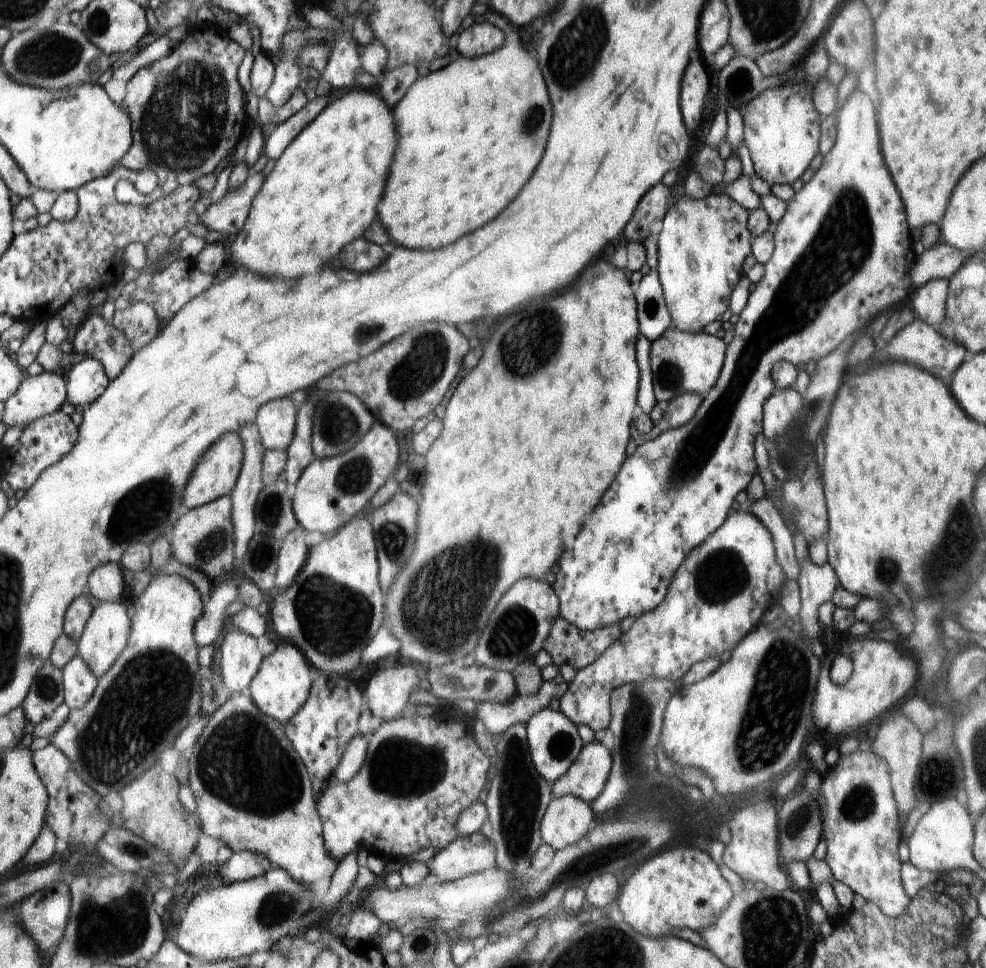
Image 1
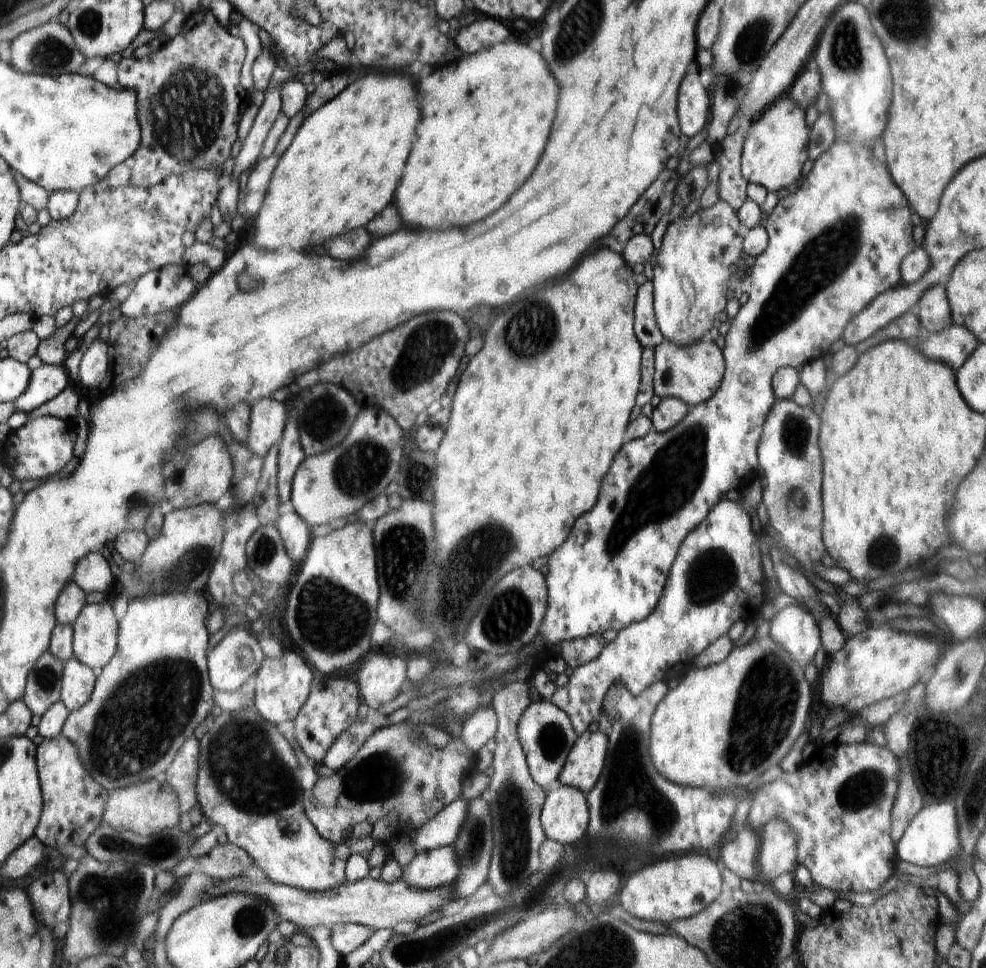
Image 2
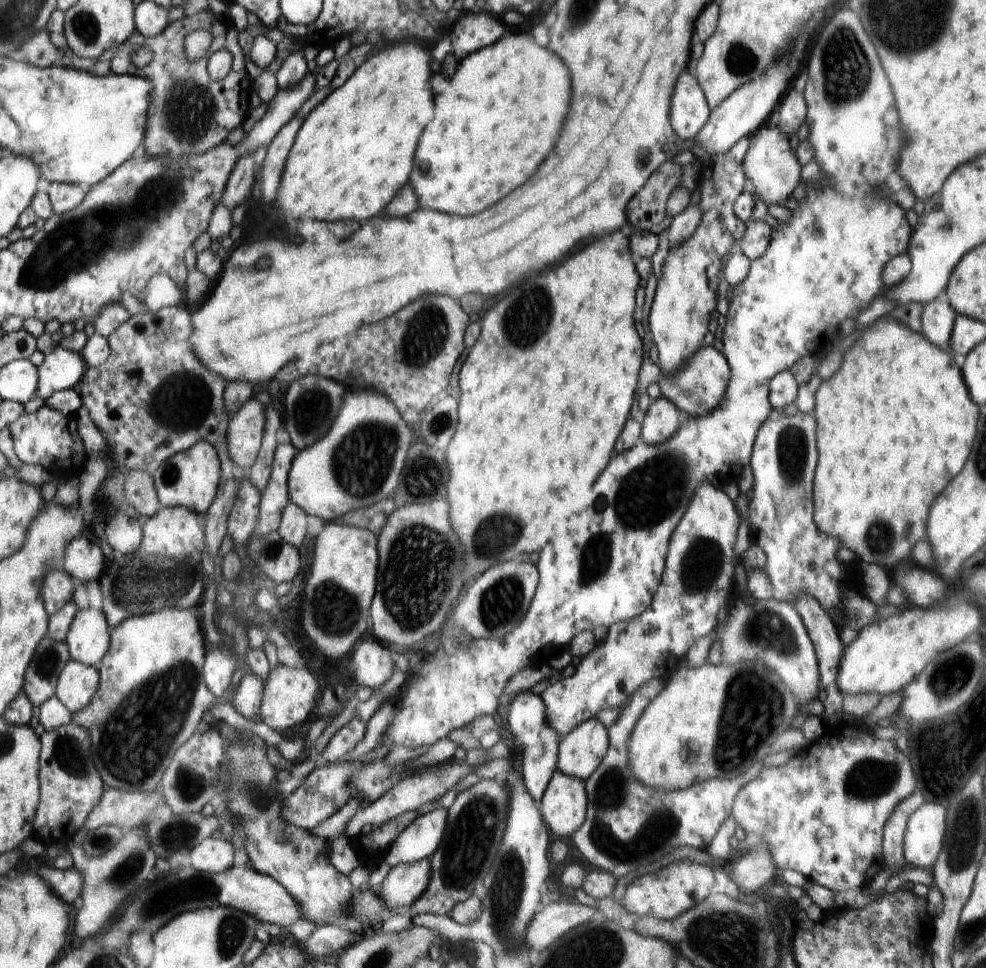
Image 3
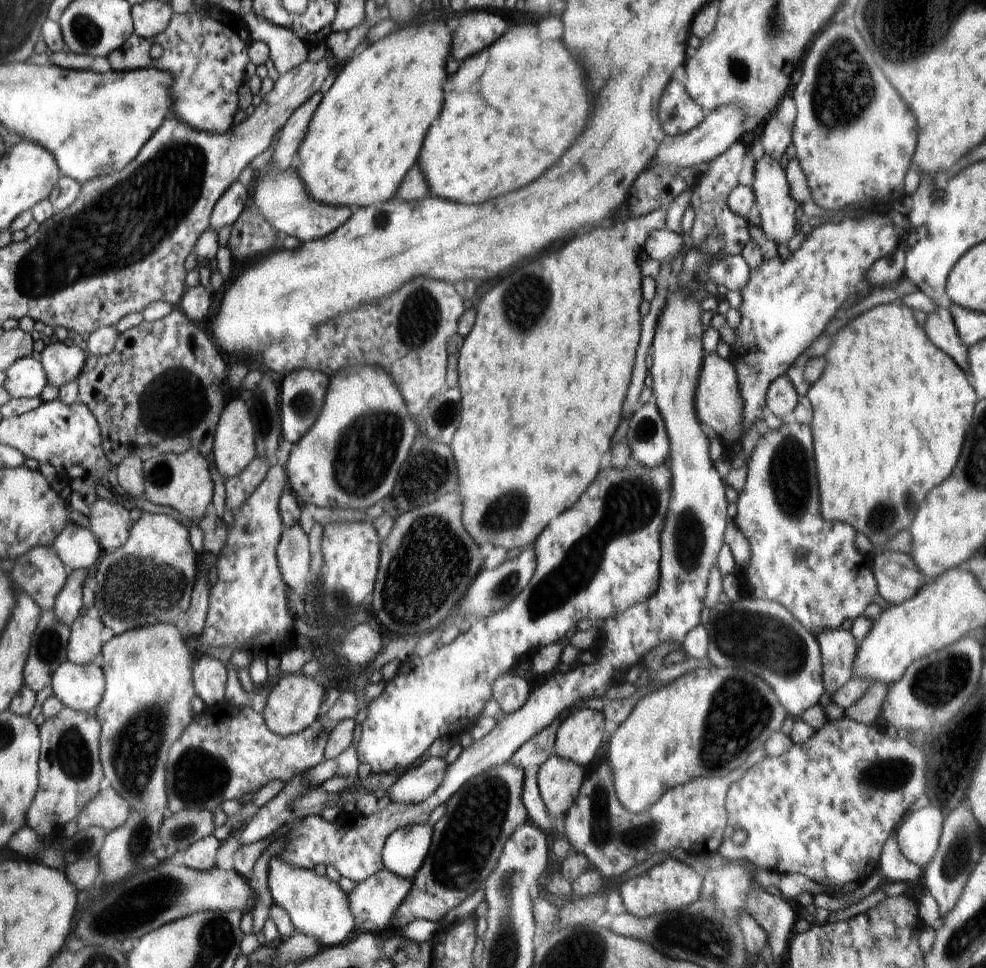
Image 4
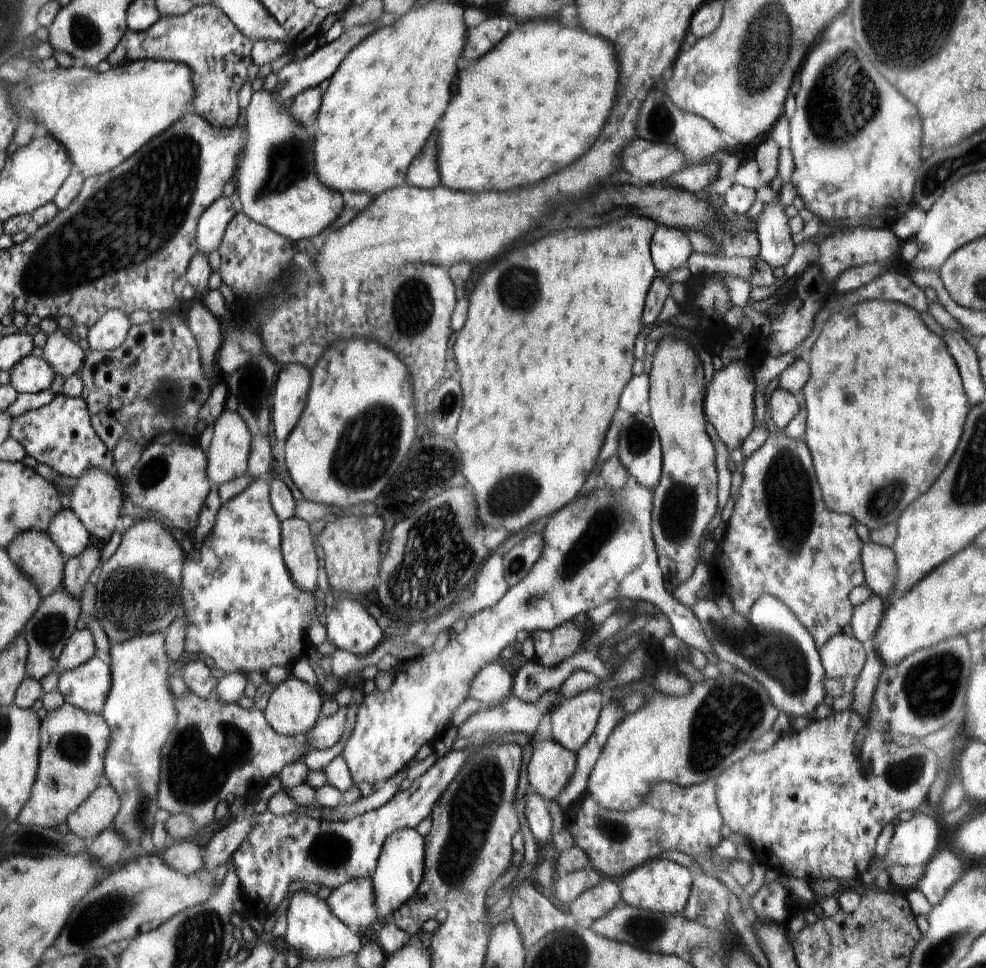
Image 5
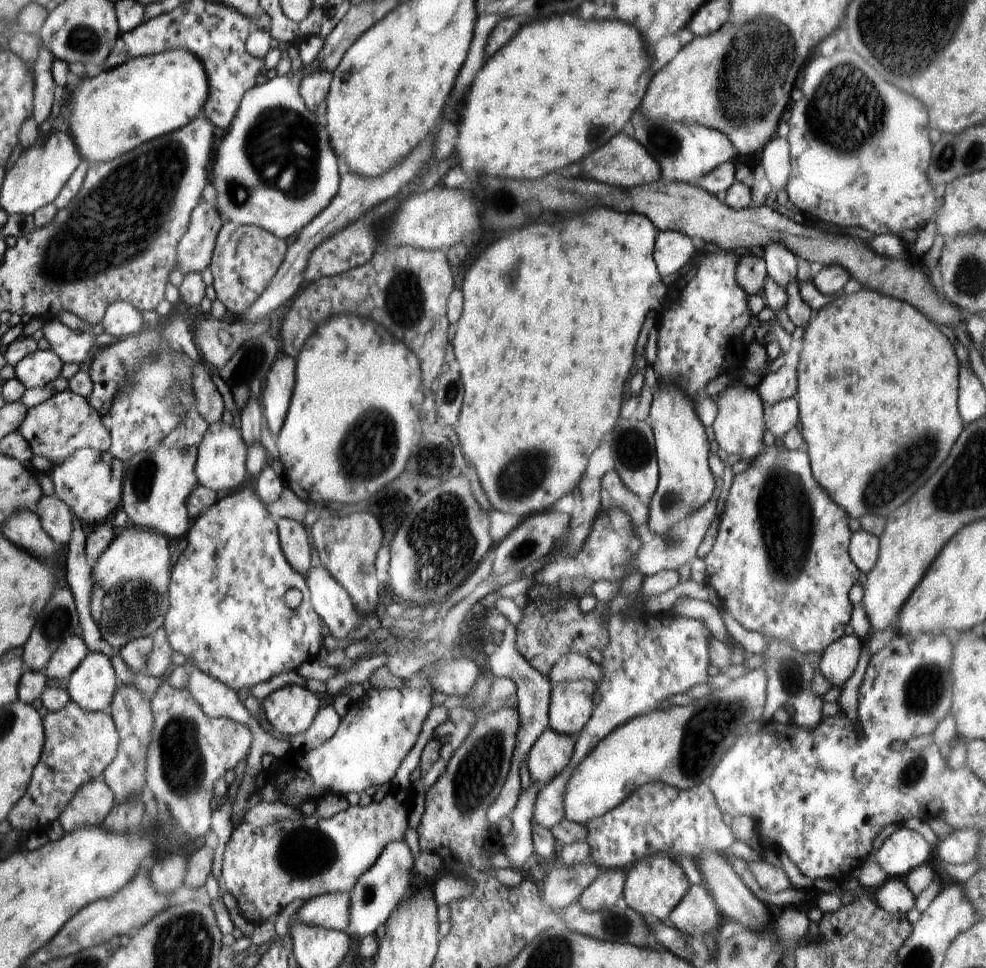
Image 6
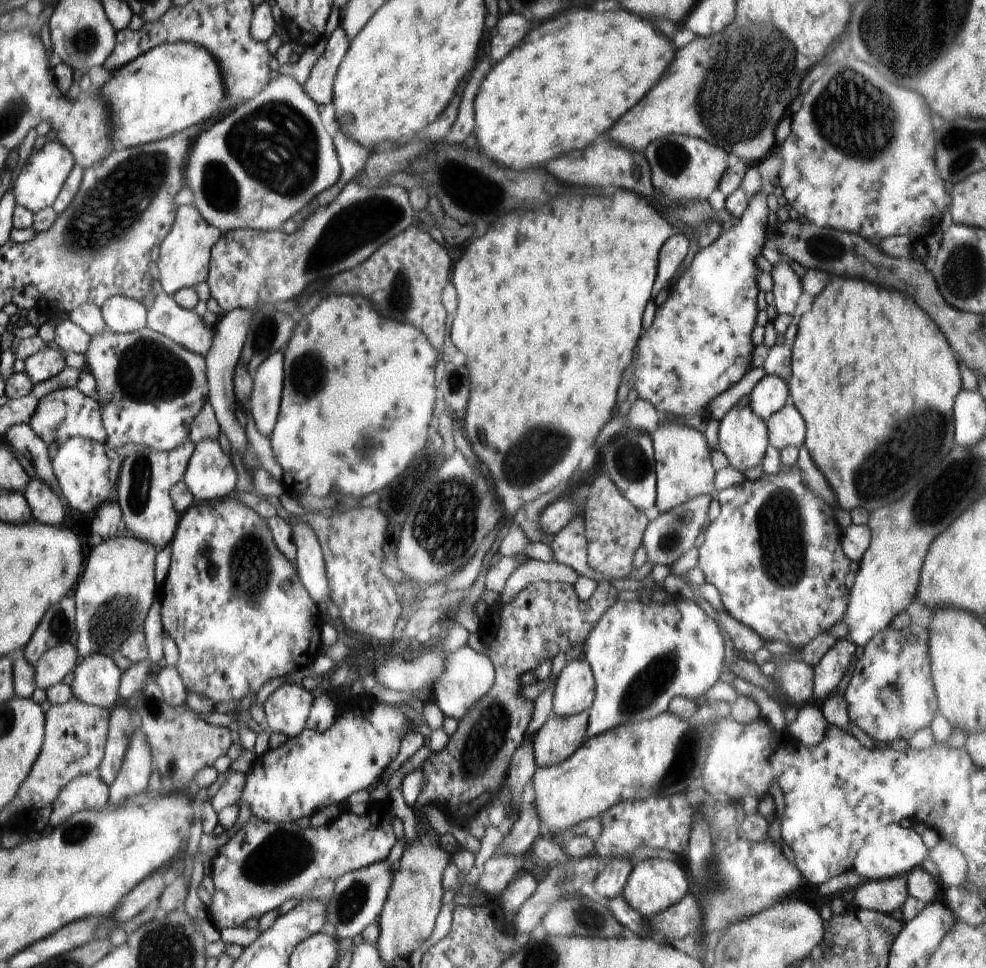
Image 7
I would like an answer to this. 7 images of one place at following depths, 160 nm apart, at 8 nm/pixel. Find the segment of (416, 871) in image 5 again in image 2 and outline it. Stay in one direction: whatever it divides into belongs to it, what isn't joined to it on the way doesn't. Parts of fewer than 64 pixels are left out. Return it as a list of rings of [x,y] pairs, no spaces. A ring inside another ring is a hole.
[[[455,800],[443,808],[434,819],[412,833],[411,841],[417,852],[431,851],[453,845],[469,816],[469,800]]]

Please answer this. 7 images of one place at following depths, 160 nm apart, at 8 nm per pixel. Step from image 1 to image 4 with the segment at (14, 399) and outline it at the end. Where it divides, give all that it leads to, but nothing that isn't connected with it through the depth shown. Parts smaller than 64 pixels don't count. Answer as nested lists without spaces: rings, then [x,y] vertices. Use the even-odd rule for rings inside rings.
[[[54,339],[53,342],[47,344],[41,352],[41,364],[47,373],[47,384],[57,389],[70,381],[76,381],[86,361],[84,351],[70,341],[61,343]]]

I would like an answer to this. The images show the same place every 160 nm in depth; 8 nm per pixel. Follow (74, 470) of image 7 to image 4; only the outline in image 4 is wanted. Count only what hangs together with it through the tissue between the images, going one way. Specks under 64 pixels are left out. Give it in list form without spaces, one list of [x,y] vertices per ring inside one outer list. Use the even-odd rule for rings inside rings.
[[[99,498],[91,508],[90,530],[99,542],[102,552],[112,552],[123,547],[128,538],[130,516],[118,502],[108,502]]]

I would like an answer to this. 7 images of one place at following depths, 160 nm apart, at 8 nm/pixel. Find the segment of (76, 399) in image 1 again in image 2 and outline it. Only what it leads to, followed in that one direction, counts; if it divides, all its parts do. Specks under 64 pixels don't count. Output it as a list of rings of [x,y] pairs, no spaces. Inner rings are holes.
[[[97,338],[81,359],[79,382],[91,391],[98,389],[107,375],[108,359],[107,343]]]

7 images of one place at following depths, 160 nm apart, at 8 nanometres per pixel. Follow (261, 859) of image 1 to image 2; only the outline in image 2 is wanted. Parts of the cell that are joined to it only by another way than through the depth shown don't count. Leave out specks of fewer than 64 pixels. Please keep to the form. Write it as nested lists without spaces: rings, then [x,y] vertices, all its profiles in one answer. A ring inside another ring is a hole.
[[[217,843],[207,855],[196,860],[190,857],[182,859],[172,873],[178,882],[192,871],[202,871],[223,881],[243,875],[252,863],[252,857],[238,845]]]

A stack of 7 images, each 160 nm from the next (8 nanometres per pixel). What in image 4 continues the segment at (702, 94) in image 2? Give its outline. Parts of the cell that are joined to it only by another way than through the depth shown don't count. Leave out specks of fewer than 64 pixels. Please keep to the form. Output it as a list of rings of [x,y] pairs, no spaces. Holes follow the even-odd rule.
[[[676,80],[668,84],[658,104],[660,122],[662,118],[686,118],[686,120],[678,121],[679,132],[685,133],[697,127],[705,119],[705,115],[706,112],[695,100],[692,100],[684,84]]]

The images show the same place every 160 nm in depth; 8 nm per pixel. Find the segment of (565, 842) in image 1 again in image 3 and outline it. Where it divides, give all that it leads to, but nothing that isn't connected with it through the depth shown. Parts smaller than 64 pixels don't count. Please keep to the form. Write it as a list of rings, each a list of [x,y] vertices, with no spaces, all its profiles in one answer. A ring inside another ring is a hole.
[[[554,770],[539,803],[539,812],[550,833],[568,841],[584,824],[587,805],[585,781]]]

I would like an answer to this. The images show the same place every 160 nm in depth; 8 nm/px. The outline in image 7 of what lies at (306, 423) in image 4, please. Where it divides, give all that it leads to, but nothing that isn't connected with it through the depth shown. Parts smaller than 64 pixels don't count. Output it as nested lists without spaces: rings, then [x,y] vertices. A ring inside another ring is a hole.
[[[274,352],[256,368],[248,409],[260,434],[269,437],[278,424],[284,389],[284,356]]]

